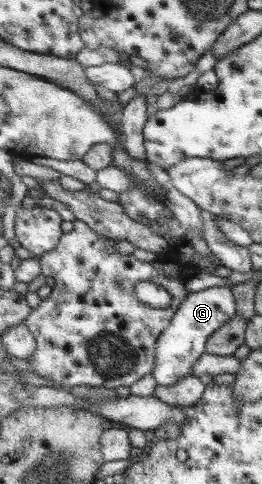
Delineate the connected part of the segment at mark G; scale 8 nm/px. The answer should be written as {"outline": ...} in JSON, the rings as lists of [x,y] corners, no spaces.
{"outline":[[[214,286],[190,292],[175,312],[170,327],[162,332],[156,345],[156,364],[151,374],[158,385],[173,385],[187,374],[191,374],[192,363],[205,352],[205,344],[209,337],[235,316],[236,299],[231,288]]]}

